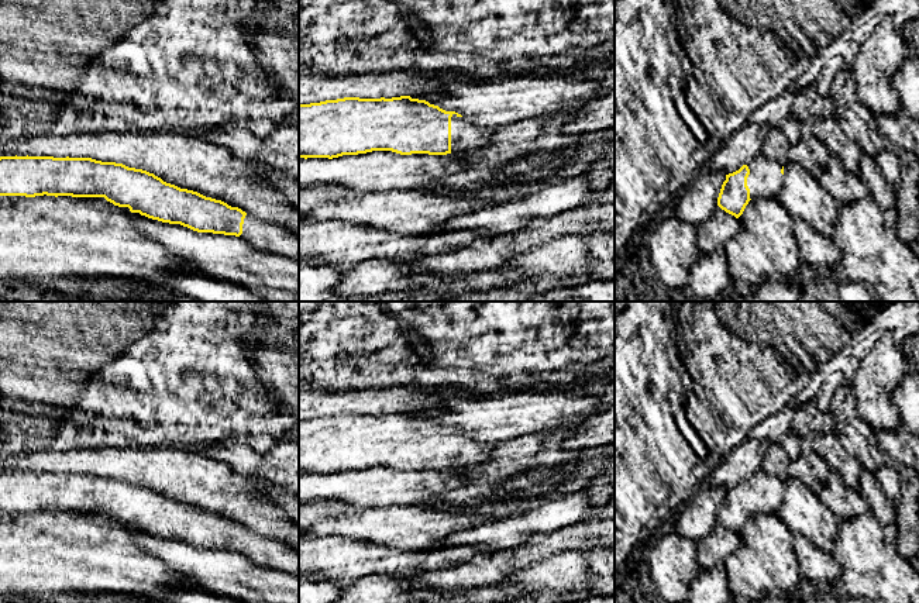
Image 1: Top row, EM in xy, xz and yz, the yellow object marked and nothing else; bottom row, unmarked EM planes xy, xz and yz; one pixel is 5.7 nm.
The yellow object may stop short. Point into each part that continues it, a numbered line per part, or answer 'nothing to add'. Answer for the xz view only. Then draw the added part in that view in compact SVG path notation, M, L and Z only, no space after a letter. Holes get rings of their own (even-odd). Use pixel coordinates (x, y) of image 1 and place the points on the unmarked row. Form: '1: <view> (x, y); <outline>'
1: xz (465, 451); M457 430L451 433L451 468L472 468L488 462L496 444L478 442Z

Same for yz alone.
1: yz (766, 495); M758 469L747 482L750 485L747 493L750 514L777 514L784 500L784 490L781 489L782 480Z

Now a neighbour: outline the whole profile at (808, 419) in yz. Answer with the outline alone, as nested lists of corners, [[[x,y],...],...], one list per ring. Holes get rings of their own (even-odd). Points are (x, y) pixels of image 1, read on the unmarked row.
[[[816,399],[795,409],[791,425],[801,437],[836,433],[832,416],[819,409]]]

